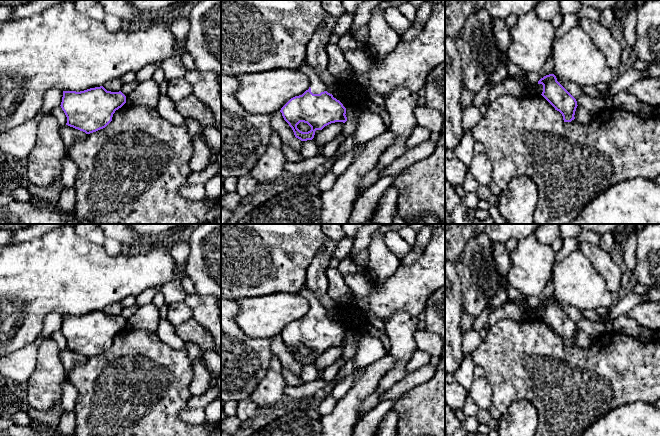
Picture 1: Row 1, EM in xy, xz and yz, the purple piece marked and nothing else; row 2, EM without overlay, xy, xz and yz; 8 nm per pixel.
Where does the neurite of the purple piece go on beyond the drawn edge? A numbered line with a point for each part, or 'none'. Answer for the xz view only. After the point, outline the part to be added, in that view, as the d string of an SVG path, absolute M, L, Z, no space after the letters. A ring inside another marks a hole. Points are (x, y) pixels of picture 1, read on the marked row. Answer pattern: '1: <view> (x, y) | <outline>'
1: xz (317, 86) | M305 63L296 71L301 72L309 77L310 88L313 94L320 94L321 92L326 91L325 84L317 76L314 68L311 65L309 65L308 63Z

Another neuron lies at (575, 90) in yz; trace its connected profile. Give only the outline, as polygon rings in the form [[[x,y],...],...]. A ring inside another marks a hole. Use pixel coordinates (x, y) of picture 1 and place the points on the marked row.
[[[556,77],[557,81],[575,98],[579,98],[583,95],[585,95],[585,93],[583,92],[582,88],[577,85],[574,82],[565,80],[563,78],[560,77]]]

